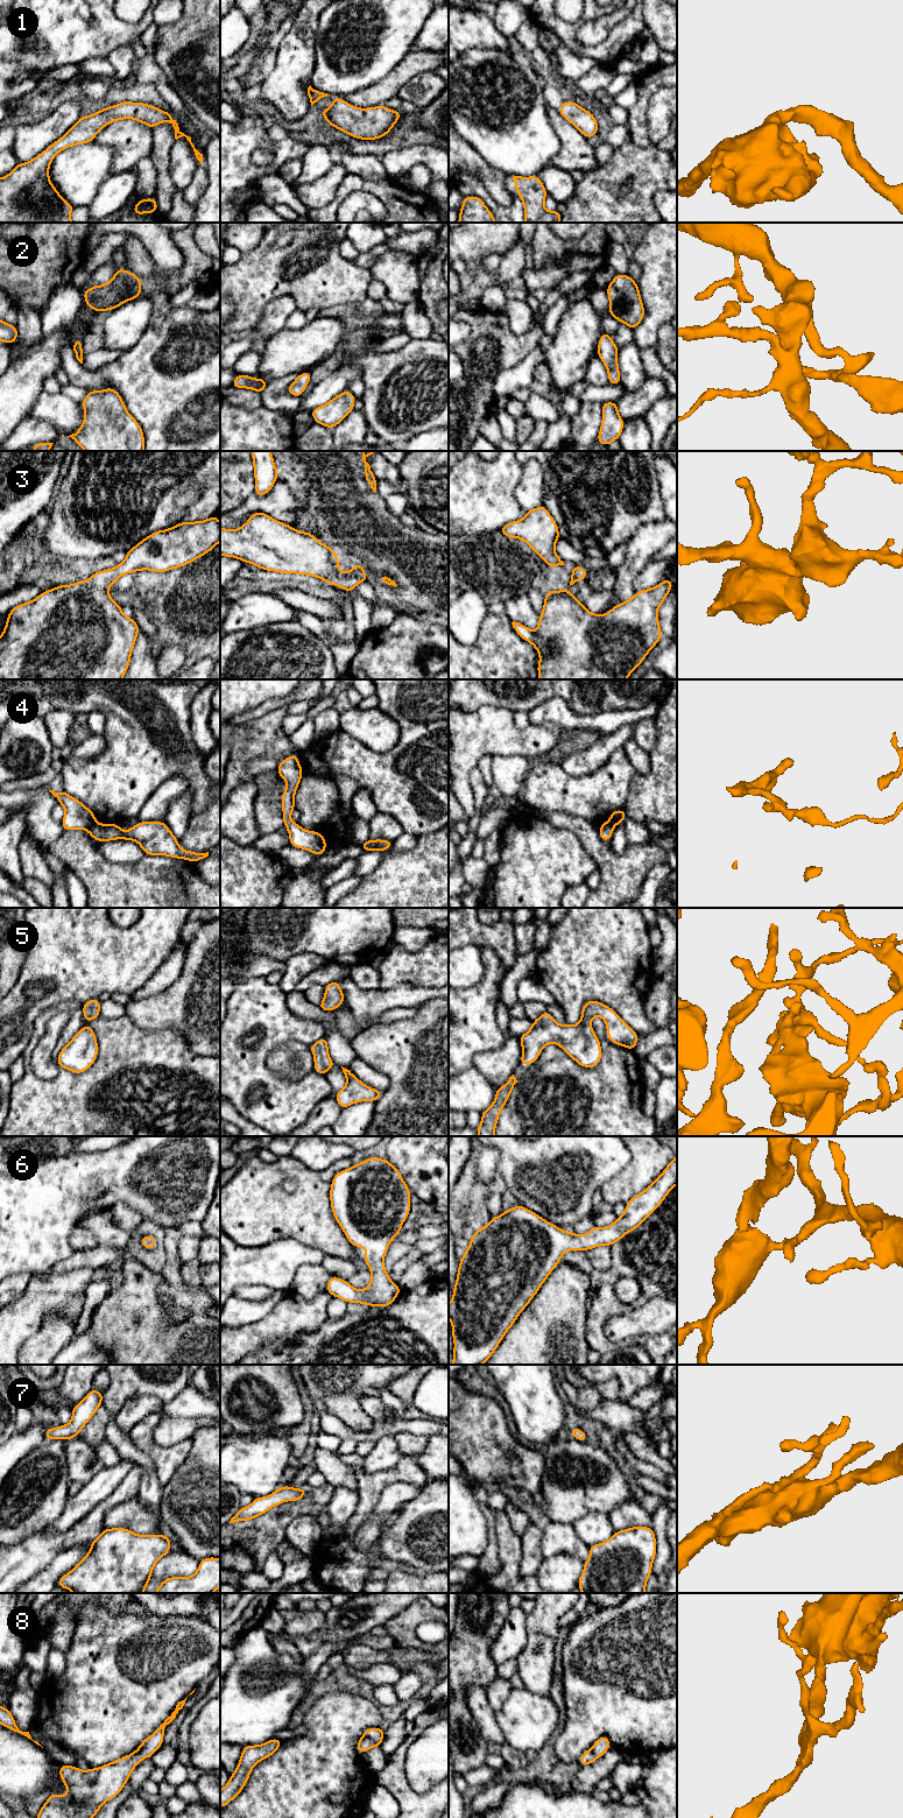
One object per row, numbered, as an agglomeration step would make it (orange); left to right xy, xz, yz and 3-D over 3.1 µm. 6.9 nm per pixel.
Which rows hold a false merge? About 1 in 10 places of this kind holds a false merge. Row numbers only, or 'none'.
4

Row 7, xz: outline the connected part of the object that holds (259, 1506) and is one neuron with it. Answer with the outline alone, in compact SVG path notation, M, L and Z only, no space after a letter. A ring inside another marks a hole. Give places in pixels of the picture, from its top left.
M282 1486L270 1495L263 1498L255 1498L247 1507L241 1507L240 1510L231 1518L231 1523L239 1521L249 1521L264 1513L270 1508L278 1506L285 1501L298 1501L304 1498L306 1488L292 1488L290 1486Z

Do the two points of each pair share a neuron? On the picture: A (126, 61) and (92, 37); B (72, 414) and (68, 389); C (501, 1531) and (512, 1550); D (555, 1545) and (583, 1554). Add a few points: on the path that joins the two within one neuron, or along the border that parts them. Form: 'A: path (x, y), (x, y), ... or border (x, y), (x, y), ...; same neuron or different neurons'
A: border (131, 47), (117, 47), (106, 57); different neurons
B: border (61, 393), (78, 403); different neurons
C: path (506, 1536), (509, 1545); same neuron
D: path (562, 1545), (576, 1547); same neuron

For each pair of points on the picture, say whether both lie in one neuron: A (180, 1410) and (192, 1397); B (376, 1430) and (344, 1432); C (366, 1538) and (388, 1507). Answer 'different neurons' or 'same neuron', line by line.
A: same neuron
B: same neuron
C: same neuron

